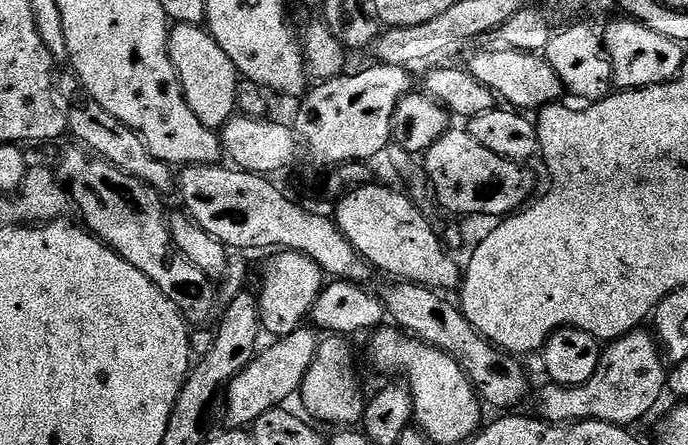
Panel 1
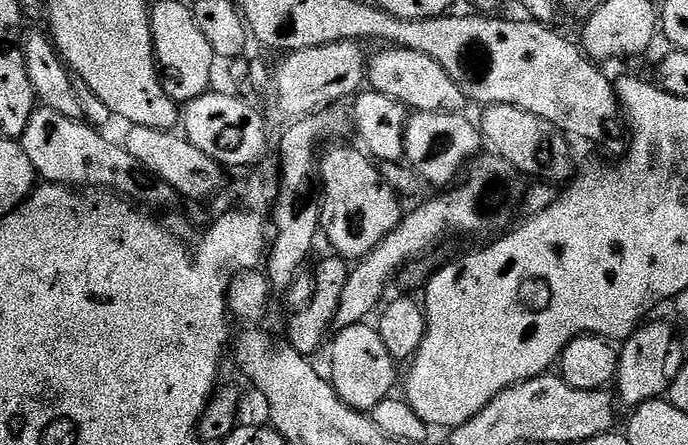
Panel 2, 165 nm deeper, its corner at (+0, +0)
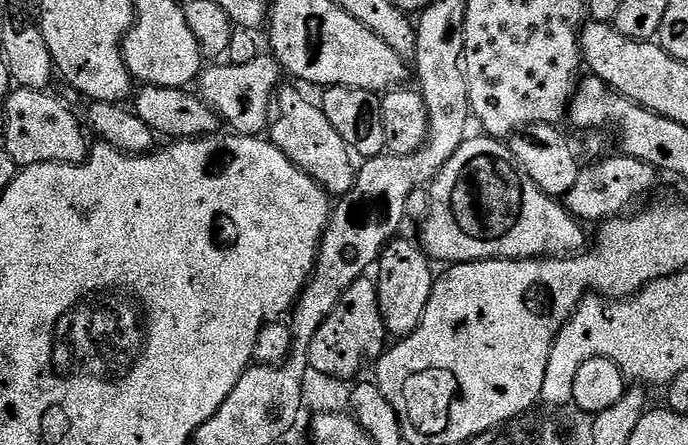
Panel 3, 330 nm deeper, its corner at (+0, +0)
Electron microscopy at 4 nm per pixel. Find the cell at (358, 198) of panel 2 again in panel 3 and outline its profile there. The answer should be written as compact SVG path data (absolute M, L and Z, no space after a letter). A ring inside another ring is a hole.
M286 88L278 96L279 107L281 104L284 109L281 110L280 117L277 120L275 117L270 124L270 139L273 146L282 150L282 154L286 154L286 158L290 158L294 166L298 166L306 175L317 180L329 197L342 198L352 189L357 173L354 164L352 168L353 157L348 145L338 134L338 130L330 126L330 118L326 118L323 107L316 105L315 108L302 93Z

